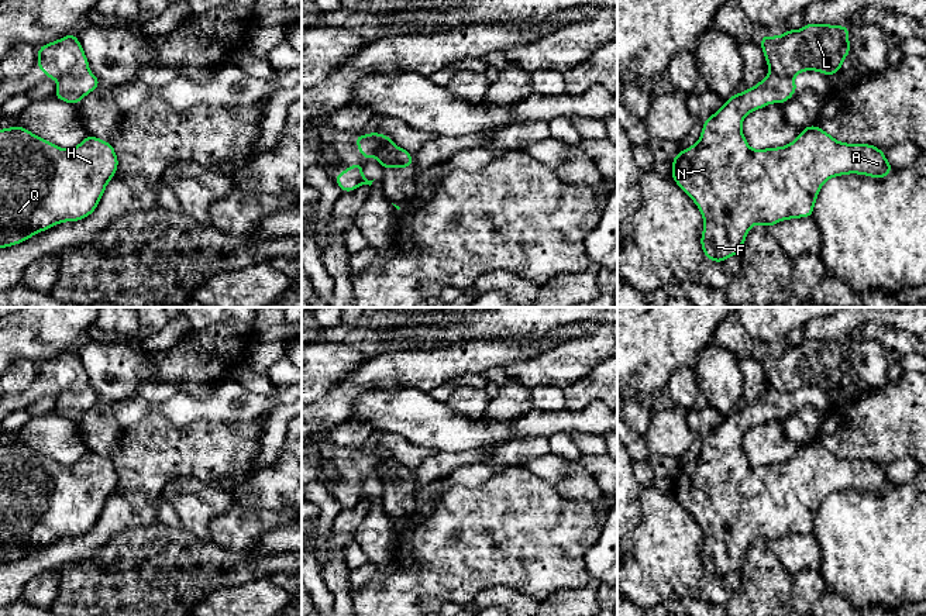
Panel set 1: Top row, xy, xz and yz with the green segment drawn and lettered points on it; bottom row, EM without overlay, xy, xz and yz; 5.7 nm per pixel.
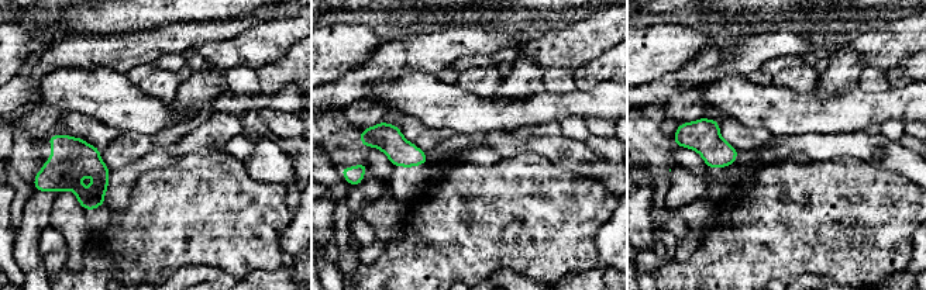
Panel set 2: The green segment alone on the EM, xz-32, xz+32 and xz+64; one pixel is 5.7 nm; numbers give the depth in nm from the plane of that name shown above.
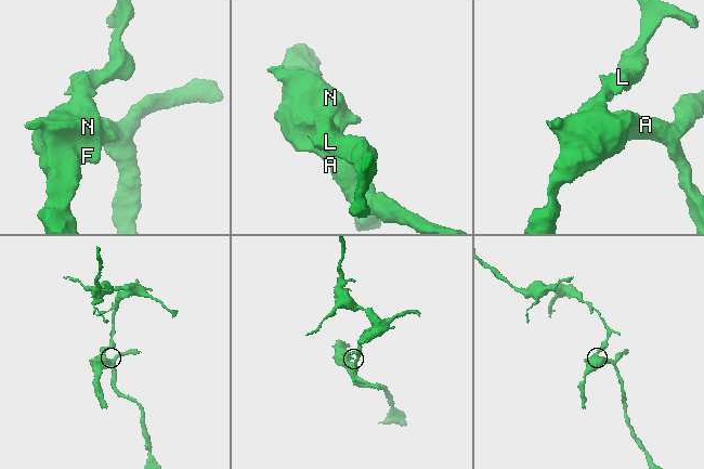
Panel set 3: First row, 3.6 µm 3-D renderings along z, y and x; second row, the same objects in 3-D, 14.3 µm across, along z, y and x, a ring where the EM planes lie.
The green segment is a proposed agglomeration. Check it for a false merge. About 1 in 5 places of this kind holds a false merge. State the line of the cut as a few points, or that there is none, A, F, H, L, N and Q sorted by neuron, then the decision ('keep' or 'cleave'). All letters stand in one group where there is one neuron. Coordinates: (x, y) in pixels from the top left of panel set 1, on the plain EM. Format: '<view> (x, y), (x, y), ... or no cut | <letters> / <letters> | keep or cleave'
xz (357, 458), (374, 457), (377, 472), (381, 477), (400, 482) | A F H N Q / L | cleave

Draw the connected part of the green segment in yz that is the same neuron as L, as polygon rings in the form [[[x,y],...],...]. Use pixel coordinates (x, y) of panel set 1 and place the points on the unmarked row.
[[[806,340],[779,352],[764,351],[760,361],[772,389],[794,393],[803,386],[817,386],[832,392],[850,369],[848,343]]]

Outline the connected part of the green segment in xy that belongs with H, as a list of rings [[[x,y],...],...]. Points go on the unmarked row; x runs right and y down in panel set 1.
[[[20,441],[0,445],[0,564],[17,561],[59,538],[79,537],[92,530],[117,482],[113,460],[93,451],[72,465],[63,465]]]

